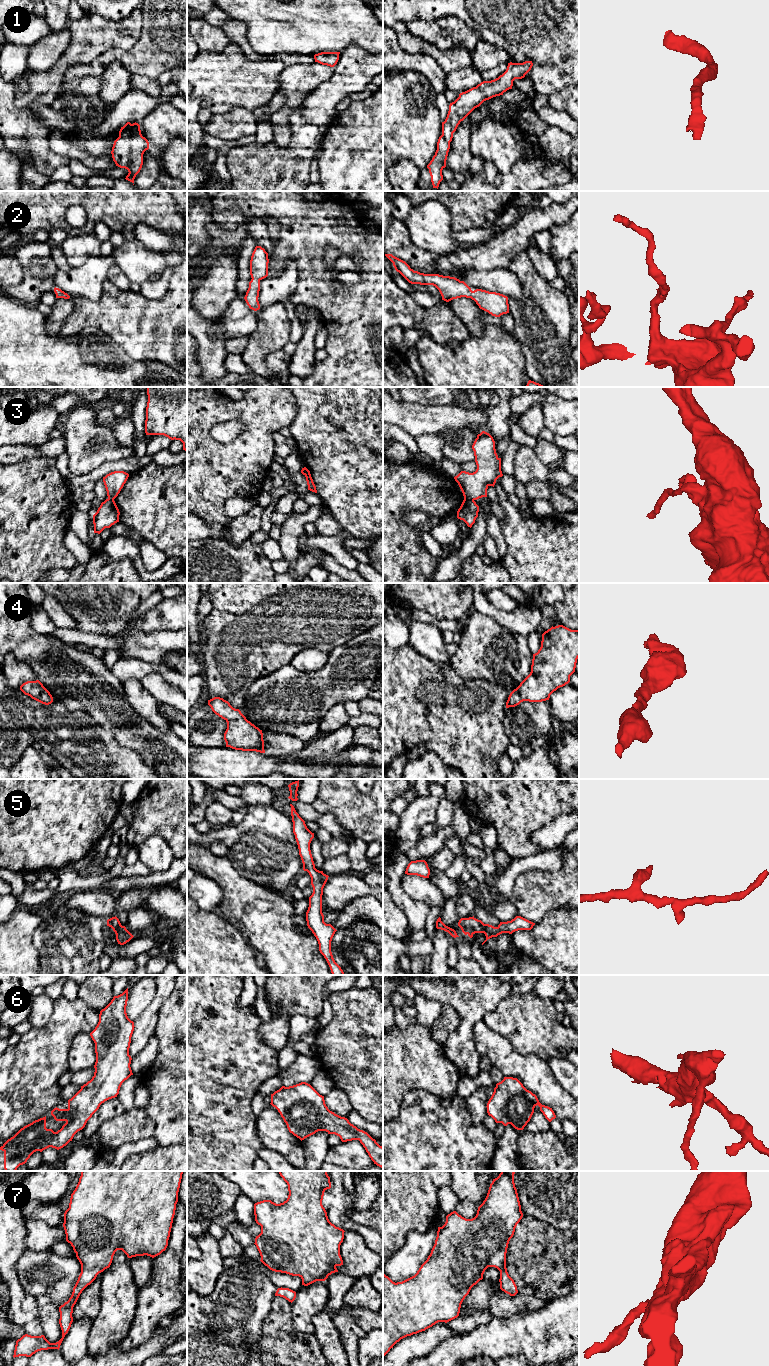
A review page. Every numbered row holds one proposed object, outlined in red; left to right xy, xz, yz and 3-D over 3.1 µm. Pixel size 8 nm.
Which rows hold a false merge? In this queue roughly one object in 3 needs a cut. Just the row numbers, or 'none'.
3

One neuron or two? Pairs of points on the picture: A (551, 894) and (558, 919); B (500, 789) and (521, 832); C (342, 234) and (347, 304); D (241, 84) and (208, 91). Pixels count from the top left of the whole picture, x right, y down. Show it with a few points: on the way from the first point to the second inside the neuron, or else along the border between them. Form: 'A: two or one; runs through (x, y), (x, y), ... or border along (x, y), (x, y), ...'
A: two; border along (568, 907), (552, 910), (536, 923)
B: one; runs through (506, 800), (515, 809), (515, 821)
C: one; runs through (360, 250), (368, 258), (368, 283), (365, 286)
D: one; runs through (233, 84), (216, 84)

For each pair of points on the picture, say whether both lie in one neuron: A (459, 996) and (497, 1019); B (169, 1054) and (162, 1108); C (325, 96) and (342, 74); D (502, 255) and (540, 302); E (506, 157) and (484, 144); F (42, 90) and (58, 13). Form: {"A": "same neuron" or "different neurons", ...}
{"A": "different neurons", "B": "same neuron", "C": "same neuron", "D": "different neurons", "E": "same neuron", "F": "different neurons"}

